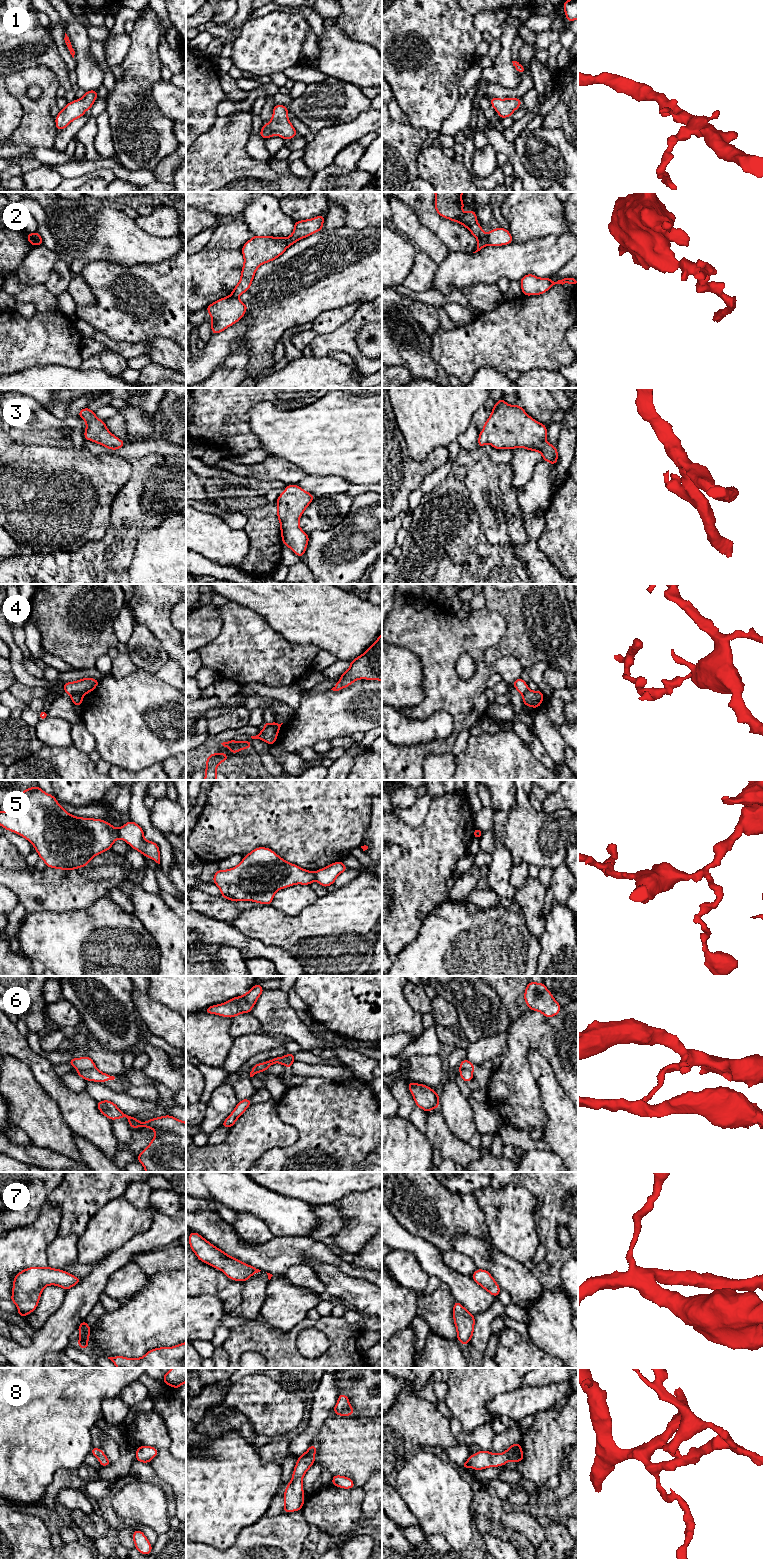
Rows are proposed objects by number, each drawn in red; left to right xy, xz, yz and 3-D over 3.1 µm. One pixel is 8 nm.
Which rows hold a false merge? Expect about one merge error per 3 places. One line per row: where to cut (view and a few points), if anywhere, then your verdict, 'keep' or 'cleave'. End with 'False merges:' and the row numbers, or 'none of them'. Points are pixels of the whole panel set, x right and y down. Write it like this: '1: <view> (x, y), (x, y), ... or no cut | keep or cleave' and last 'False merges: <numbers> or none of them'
1: no cut | keep
2: yz (486, 235), (488, 244) | cleave
3: no cut | keep
4: xz (279, 727), (268, 725), (265, 728) | cleave
5: xy (117, 829), (119, 837) | cleave
6: xy (95, 1067), (79, 1071) | cleave
7: no cut | keep
8: no cut | keep
False merges: 2, 4, 5, 6

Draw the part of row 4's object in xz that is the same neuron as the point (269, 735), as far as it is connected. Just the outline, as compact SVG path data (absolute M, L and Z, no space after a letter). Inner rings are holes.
M269 725L267 728L261 730L256 736L251 736L252 739L260 739L269 745L276 743L279 734L279 727L277 725Z

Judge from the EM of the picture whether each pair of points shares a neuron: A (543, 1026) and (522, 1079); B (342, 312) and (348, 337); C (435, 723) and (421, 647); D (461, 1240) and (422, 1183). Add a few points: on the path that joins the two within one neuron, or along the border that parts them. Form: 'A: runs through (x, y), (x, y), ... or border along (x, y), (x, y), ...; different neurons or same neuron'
A: runs through (530, 1039), (520, 1049), (520, 1066); same neuron
B: border along (361, 304), (349, 318), (333, 331), (325, 334); different neurons
C: border along (410, 719), (426, 719), (446, 711), (454, 725); different neurons
D: border along (481, 1240), (470, 1235), (456, 1235), (451, 1242); different neurons

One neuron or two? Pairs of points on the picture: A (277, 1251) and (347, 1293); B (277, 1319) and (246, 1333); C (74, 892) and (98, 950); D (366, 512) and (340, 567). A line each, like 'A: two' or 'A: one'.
A: two
B: two
C: two
D: one

